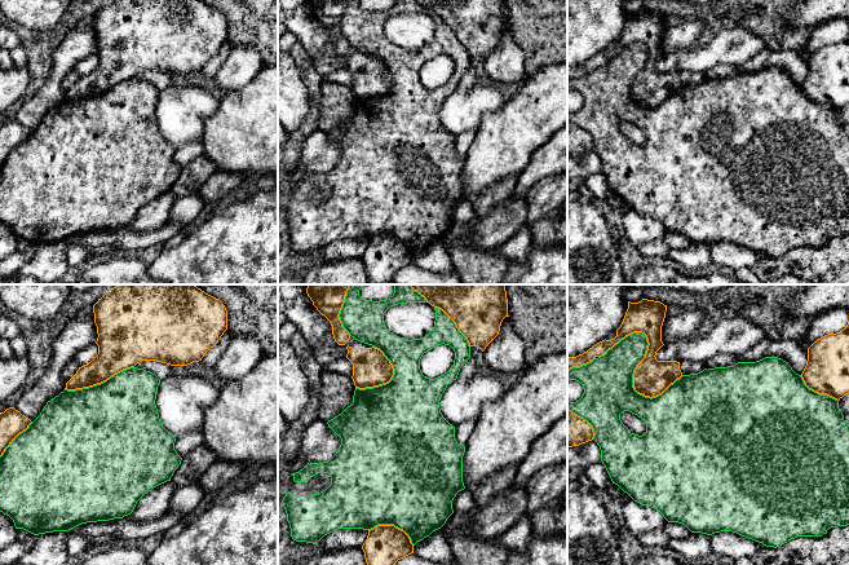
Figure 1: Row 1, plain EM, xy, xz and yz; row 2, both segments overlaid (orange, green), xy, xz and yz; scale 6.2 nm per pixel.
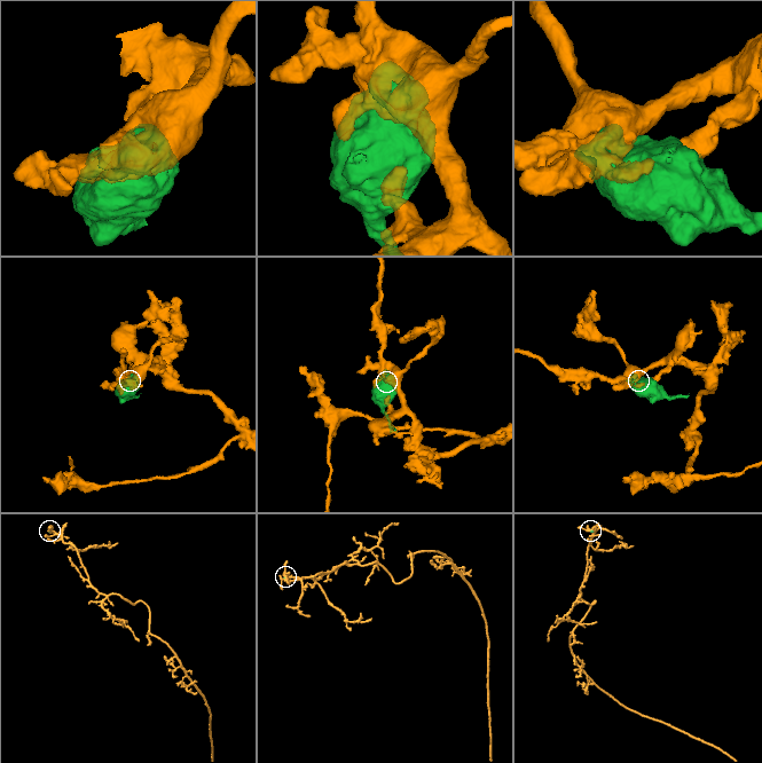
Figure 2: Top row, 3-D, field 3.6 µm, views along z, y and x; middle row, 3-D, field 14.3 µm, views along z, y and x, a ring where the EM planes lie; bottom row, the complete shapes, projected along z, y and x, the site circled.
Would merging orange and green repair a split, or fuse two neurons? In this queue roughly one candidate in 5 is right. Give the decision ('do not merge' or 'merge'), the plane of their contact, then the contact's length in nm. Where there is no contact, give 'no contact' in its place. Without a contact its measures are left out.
do not merge; contact in yz; length 550 nm

